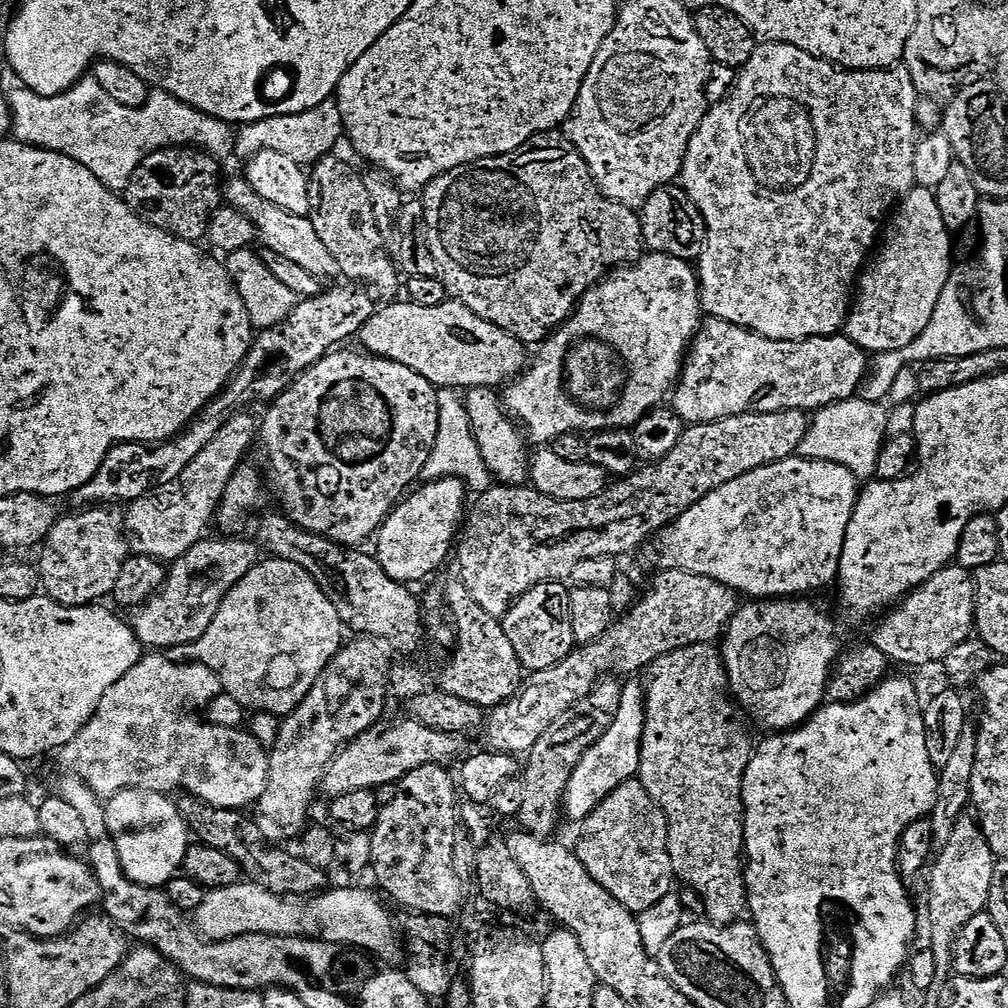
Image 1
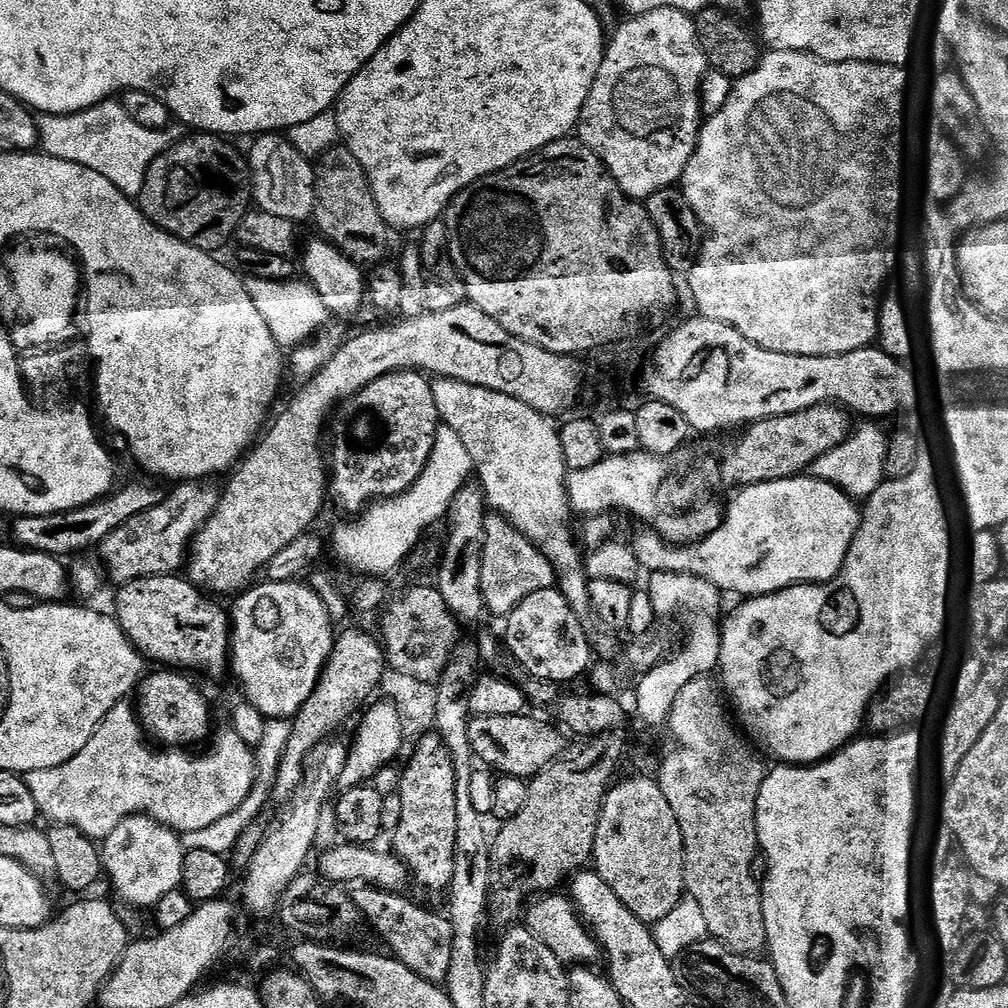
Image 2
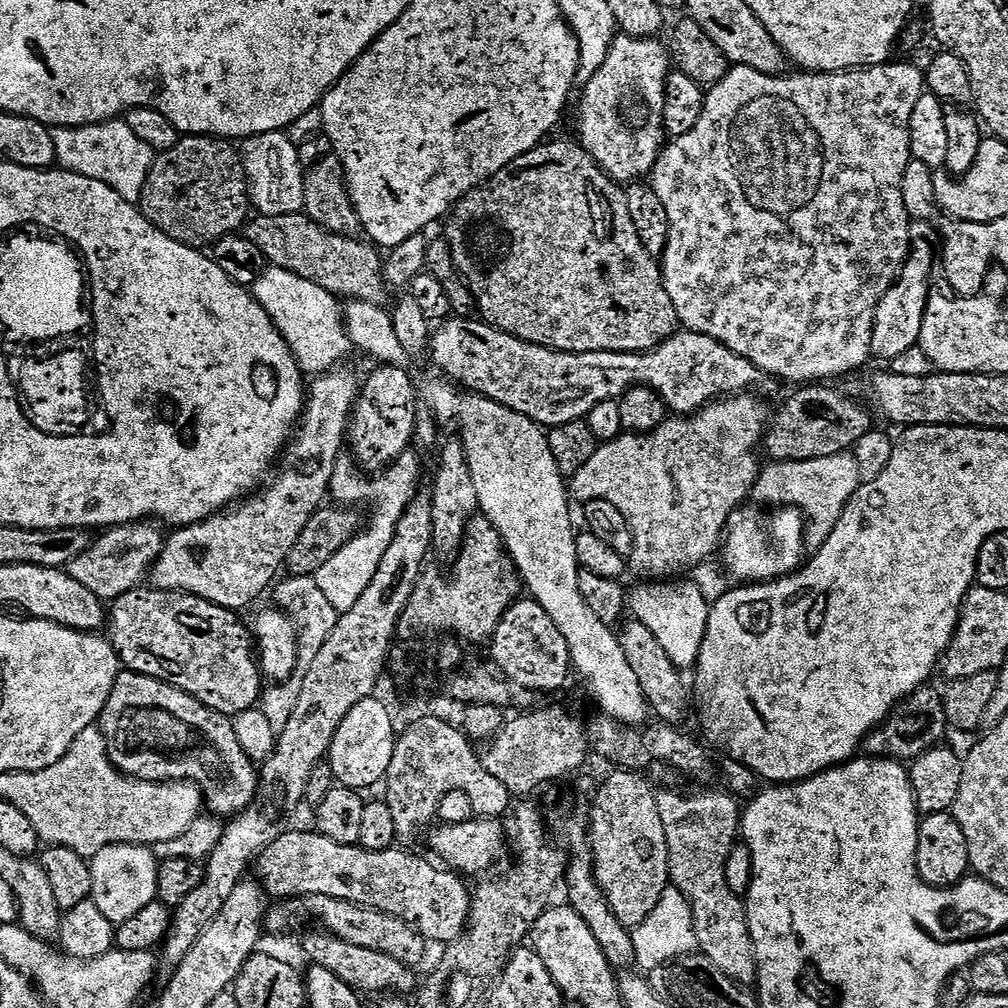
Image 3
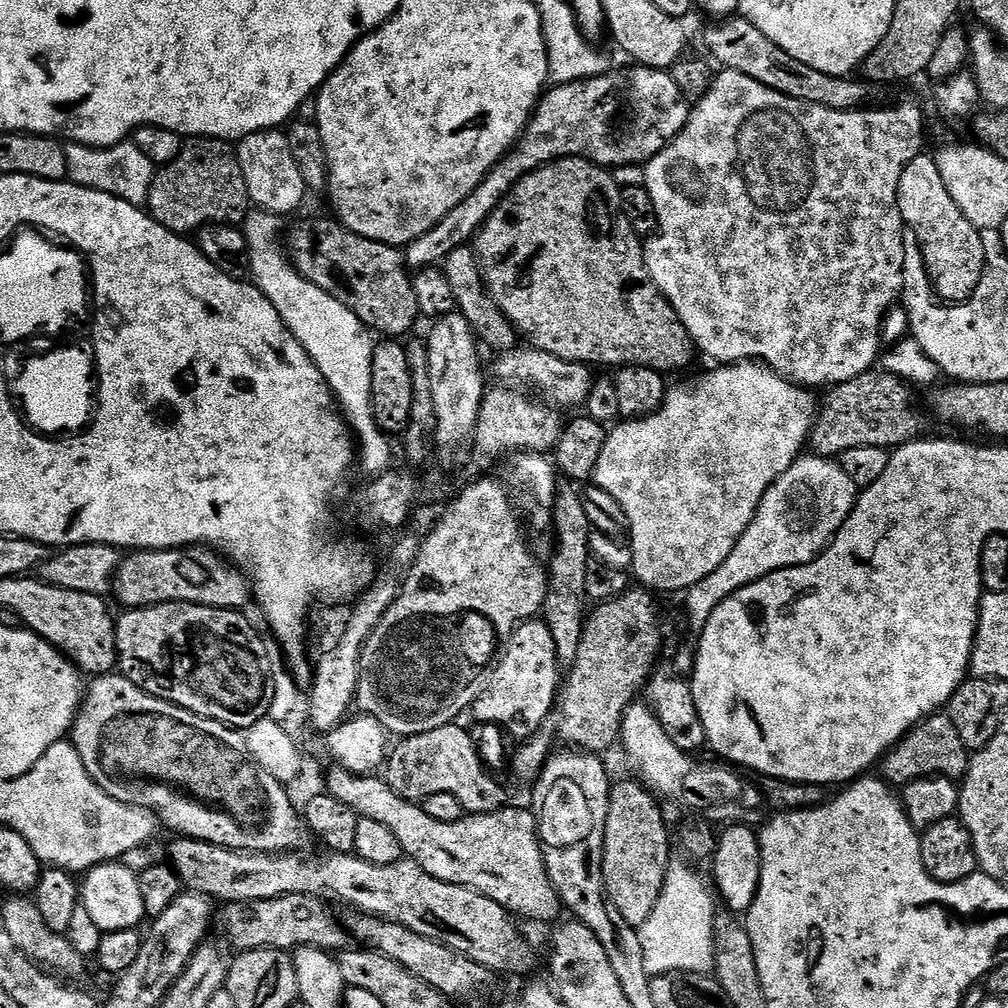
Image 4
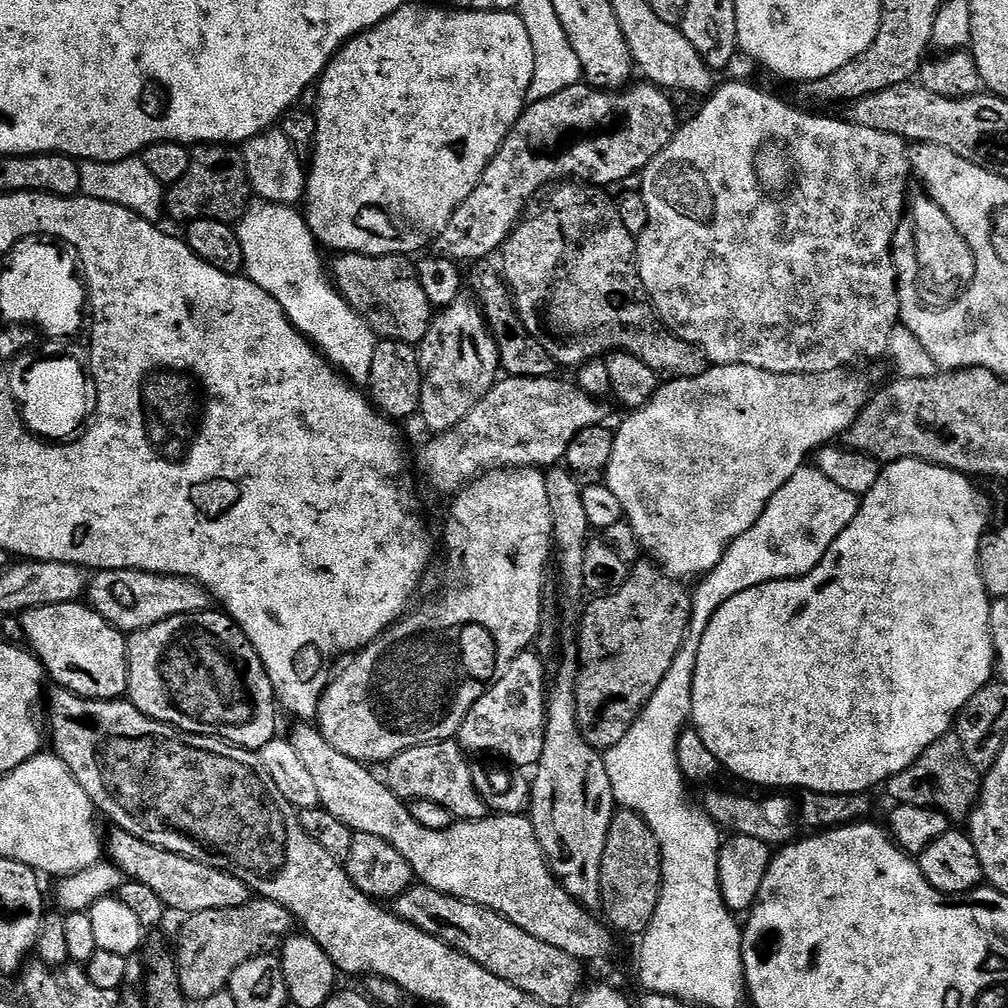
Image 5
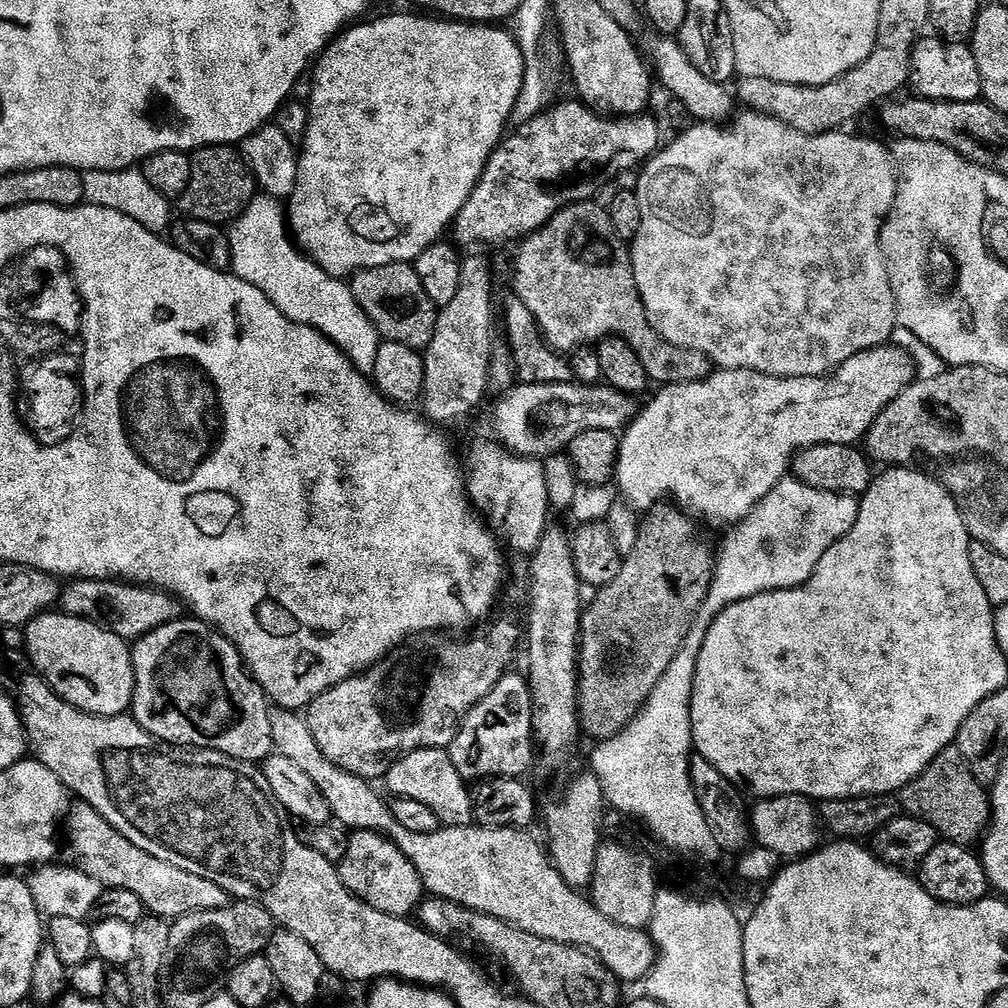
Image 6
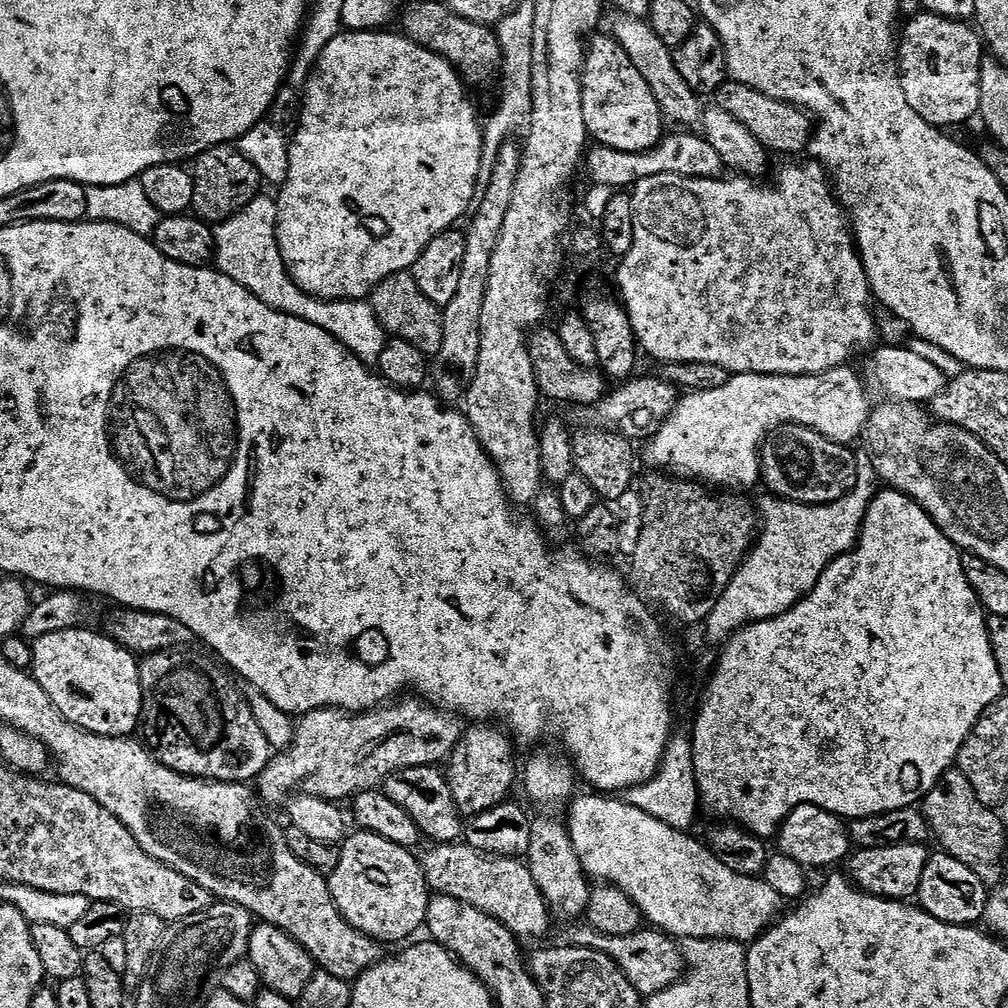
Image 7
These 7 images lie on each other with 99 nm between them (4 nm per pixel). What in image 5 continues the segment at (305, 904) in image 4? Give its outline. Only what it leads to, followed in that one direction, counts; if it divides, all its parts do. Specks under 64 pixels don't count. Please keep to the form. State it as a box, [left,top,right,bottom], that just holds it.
[174,898,294,1002]

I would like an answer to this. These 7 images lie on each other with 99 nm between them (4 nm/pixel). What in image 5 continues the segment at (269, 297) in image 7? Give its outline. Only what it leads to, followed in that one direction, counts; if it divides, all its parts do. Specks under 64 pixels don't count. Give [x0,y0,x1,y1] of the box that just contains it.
[235,199,378,385]

